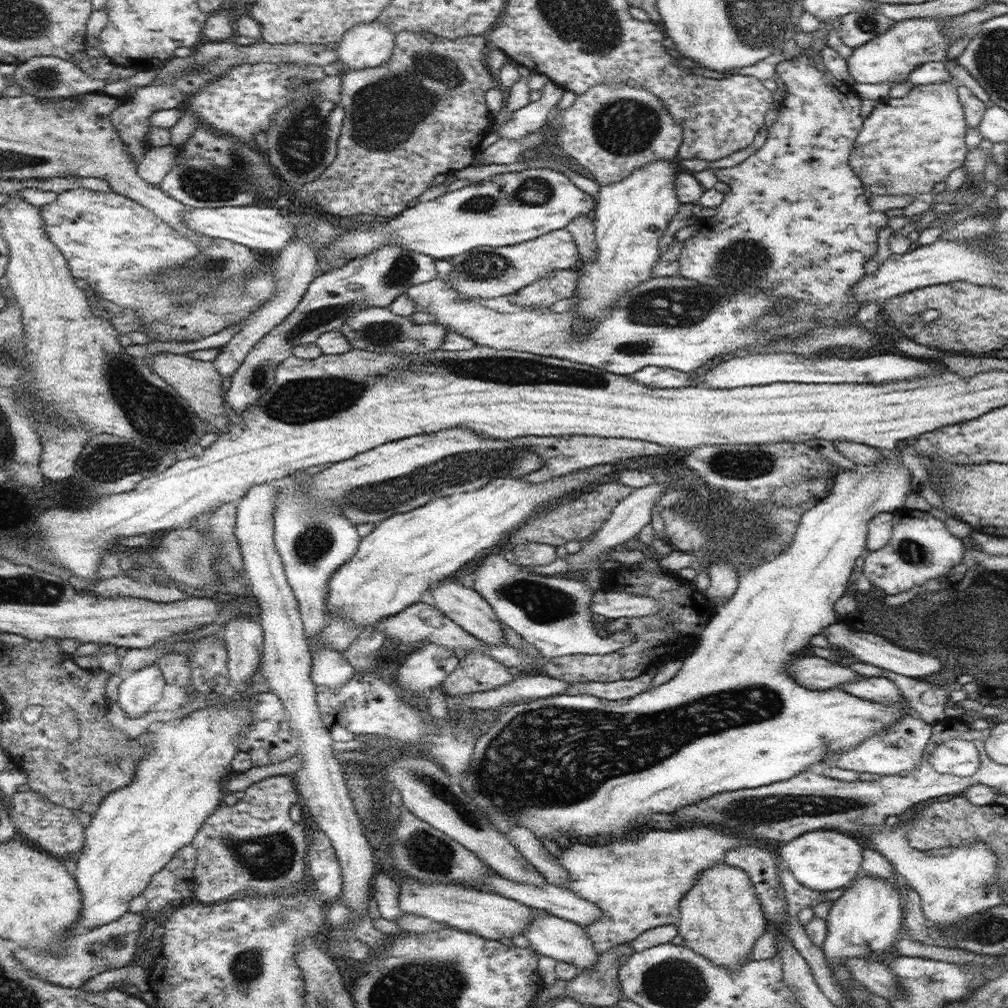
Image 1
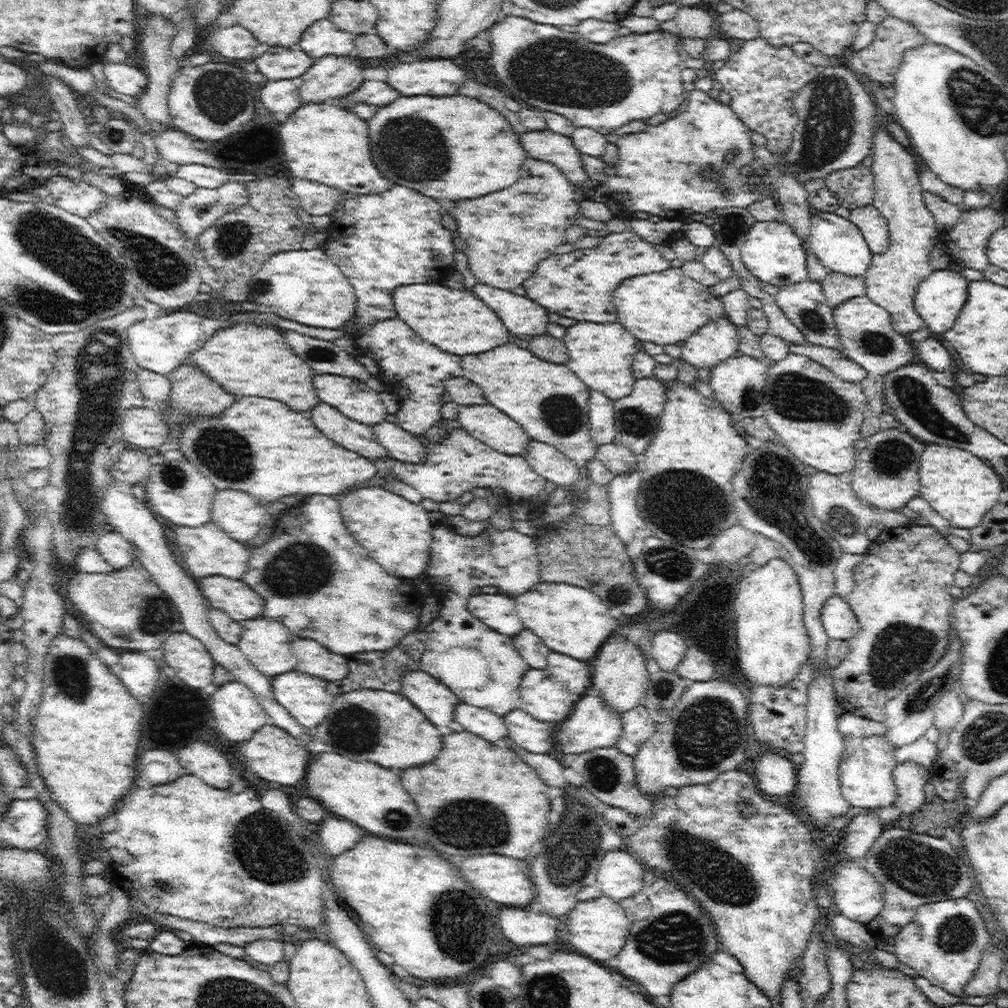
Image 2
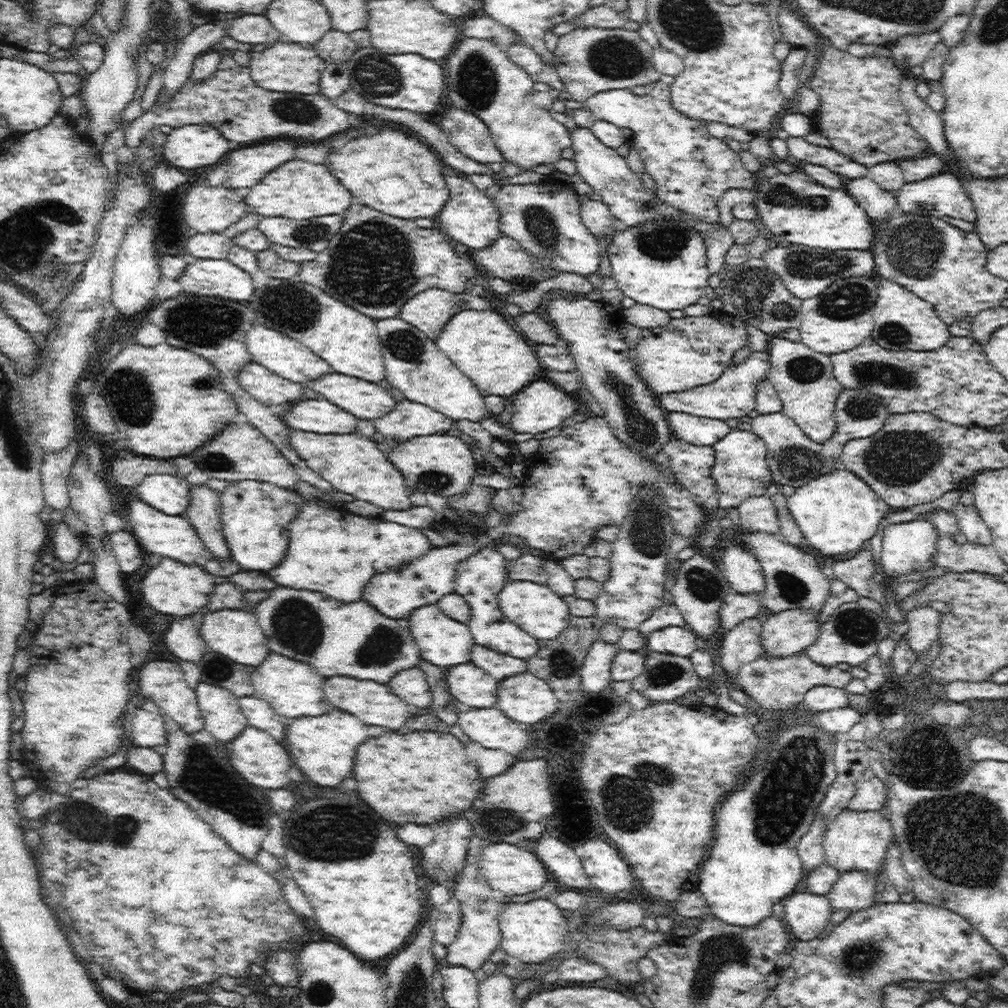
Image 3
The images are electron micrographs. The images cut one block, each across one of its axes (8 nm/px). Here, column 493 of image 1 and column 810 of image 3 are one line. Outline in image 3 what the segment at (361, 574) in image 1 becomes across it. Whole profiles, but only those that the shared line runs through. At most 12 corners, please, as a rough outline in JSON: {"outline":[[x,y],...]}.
{"outline":[[840,465],[787,507],[804,542],[853,556],[891,507]]}

